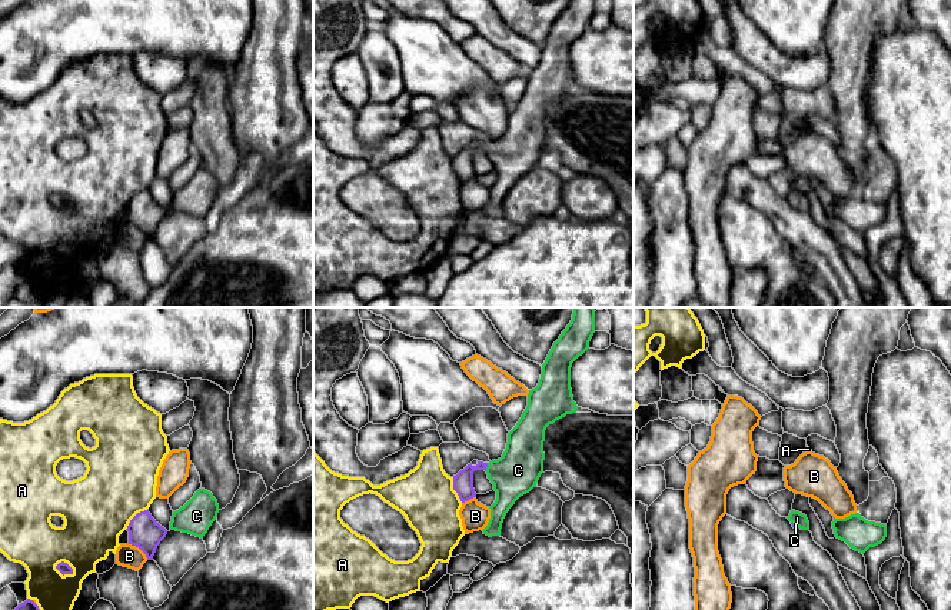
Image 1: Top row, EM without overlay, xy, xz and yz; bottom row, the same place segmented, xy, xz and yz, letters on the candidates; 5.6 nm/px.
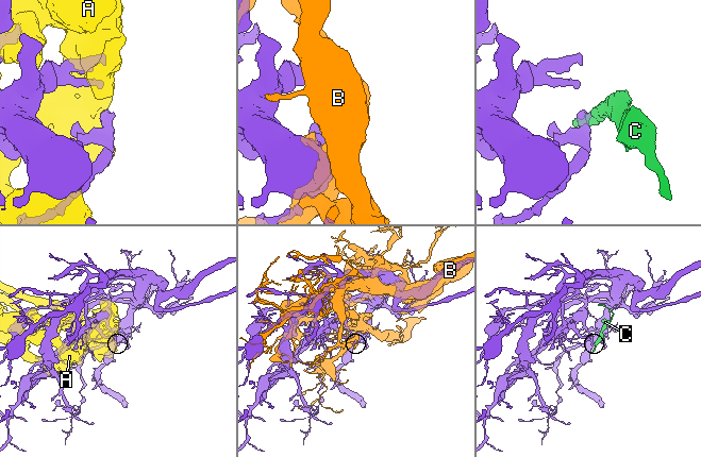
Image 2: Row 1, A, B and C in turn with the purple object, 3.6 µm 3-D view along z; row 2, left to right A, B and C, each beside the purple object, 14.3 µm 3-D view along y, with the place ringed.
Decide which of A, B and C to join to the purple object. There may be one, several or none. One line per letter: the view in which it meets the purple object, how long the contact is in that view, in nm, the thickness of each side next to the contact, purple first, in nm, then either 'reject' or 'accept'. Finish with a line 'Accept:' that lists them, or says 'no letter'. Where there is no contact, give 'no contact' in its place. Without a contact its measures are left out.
A: contact in xy; length 120 nm; calibres 70 and 300 nm; reject
B: contact in xy; length 140 nm; calibres 180 and 130 nm; reject
C: contact in xz; length 50 nm; calibres 110 and 240 nm; accept
Accept: C

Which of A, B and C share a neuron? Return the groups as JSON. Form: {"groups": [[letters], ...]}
{"groups": [["A"], ["B"], ["C"]]}

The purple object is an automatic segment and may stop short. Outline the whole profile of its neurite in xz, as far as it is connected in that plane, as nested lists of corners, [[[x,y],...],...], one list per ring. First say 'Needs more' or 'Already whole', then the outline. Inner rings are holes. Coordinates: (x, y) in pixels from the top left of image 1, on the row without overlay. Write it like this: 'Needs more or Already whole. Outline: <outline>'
Needs more. Outline: [[[571,0],[559,19],[553,23],[545,43],[542,44],[542,54],[535,69],[529,70],[528,86],[516,103],[516,106],[508,113],[506,129],[501,139],[489,143],[478,141],[472,143],[453,156],[453,170],[458,173],[462,183],[476,177],[473,169],[473,151],[485,150],[488,159],[493,164],[496,171],[496,180],[489,187],[491,199],[488,206],[482,210],[483,214],[501,216],[503,199],[515,181],[529,173],[543,153],[543,121],[545,110],[549,104],[565,97],[566,94],[576,93],[576,83],[573,81],[571,69],[571,47],[572,43],[589,29],[589,21],[595,13],[595,0]]]

